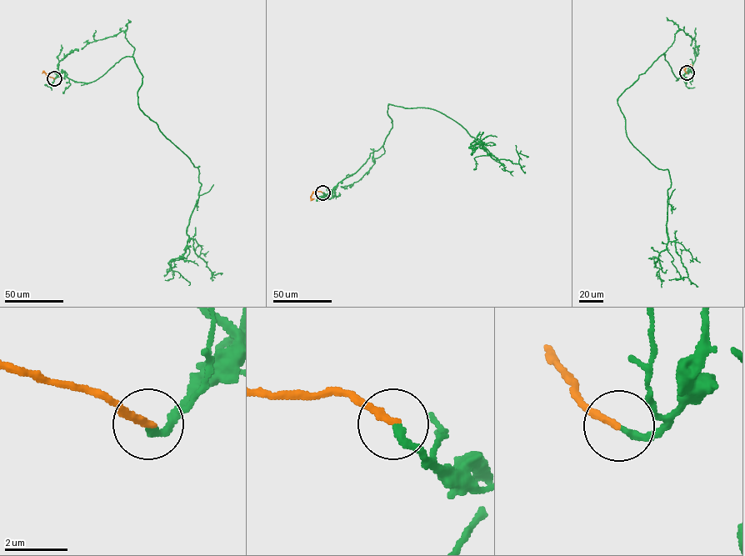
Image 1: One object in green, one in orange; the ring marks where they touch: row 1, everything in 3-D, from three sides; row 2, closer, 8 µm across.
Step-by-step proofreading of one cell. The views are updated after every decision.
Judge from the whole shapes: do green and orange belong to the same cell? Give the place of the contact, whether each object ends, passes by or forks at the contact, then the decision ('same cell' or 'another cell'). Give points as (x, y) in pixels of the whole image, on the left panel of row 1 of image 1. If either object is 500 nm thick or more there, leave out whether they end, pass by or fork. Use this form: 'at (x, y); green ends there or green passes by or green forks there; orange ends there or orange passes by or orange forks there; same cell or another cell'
at (54, 78); green ends there; orange ends there; same cell

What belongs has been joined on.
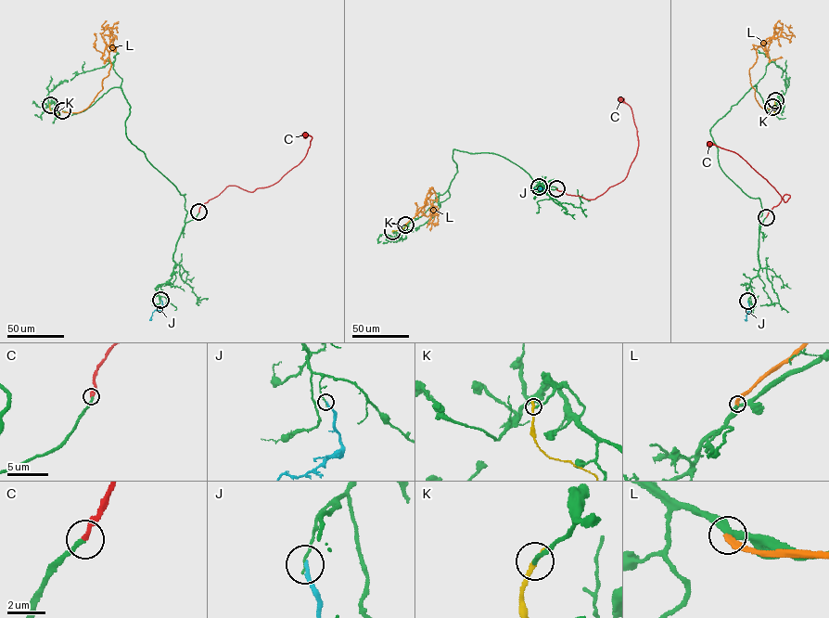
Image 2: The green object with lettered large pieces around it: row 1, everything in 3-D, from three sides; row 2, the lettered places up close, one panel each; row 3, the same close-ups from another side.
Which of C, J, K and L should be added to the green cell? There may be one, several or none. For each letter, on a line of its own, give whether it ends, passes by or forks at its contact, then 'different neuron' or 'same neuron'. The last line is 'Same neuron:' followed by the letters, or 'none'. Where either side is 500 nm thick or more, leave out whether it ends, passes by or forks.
C: it ends; same neuron
J: it ends; different neuron
K: it ends; different neuron
L: it ends; different neuron
Same neuron: C

